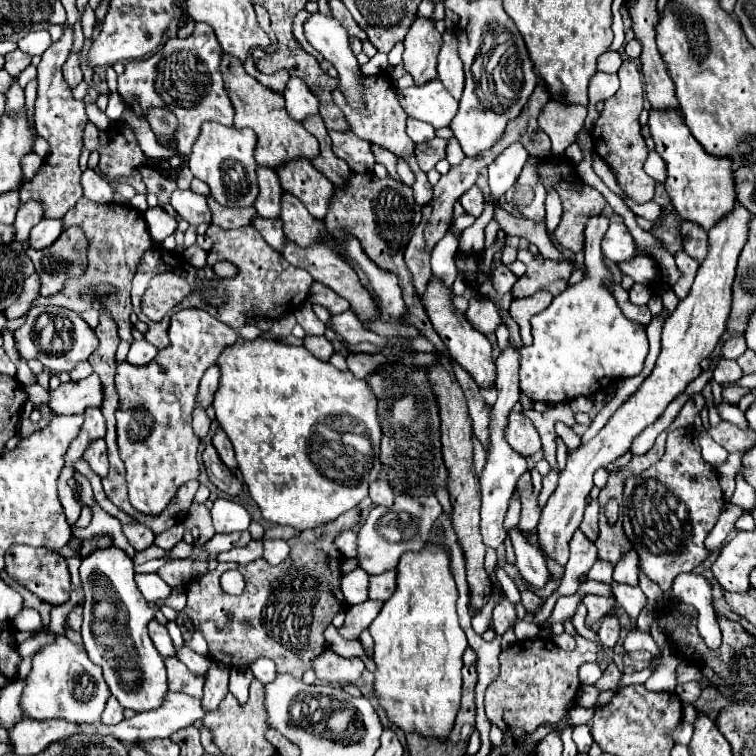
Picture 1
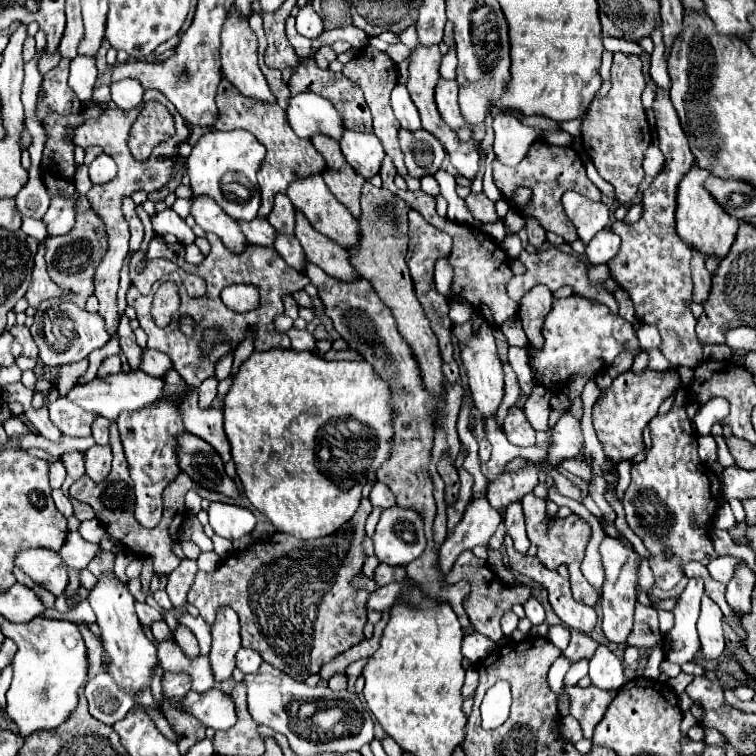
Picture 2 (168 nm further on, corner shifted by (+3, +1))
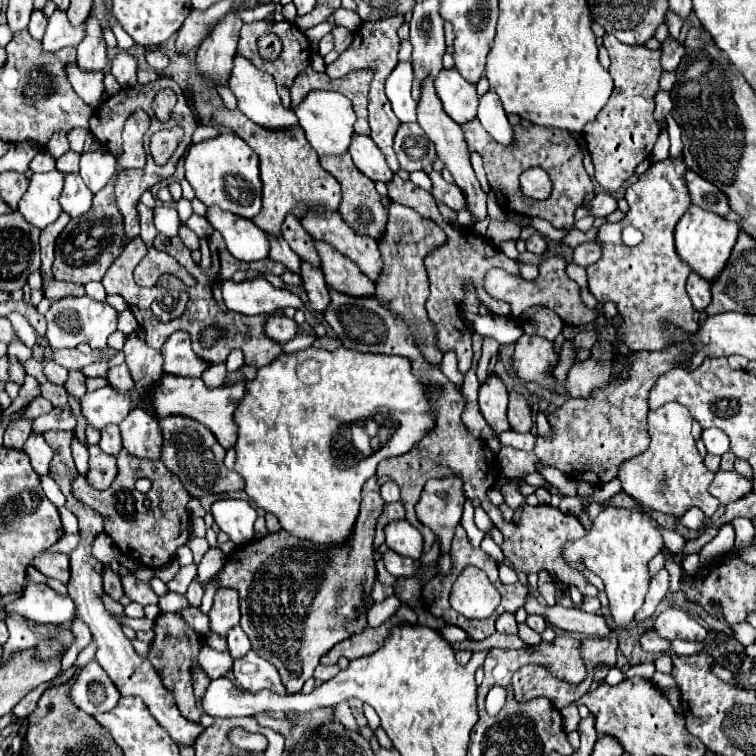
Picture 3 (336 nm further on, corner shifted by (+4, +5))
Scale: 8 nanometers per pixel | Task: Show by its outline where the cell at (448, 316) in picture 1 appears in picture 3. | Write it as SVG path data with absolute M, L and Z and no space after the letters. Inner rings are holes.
M494 374L488 376L486 382L480 386L478 404L480 404L482 416L486 418L488 426L496 434L510 430L510 424L508 424L508 418L506 418L508 392L506 392L506 386L502 384L502 380L498 376L494 376Z

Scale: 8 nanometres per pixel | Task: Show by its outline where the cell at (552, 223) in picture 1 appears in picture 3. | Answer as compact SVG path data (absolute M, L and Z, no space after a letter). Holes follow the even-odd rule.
M594 226L587 232L582 232L578 229L572 228L564 237L564 242L566 242L566 245L570 246L571 248L575 248L582 243L593 241L596 238L597 233L598 228Z

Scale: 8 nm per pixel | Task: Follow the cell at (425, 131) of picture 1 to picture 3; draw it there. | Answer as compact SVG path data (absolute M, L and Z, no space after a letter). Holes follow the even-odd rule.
M410 60L398 62L386 80L386 96L400 122L416 120L416 102L412 100L412 94L410 94L412 84L414 84L414 74L412 74Z

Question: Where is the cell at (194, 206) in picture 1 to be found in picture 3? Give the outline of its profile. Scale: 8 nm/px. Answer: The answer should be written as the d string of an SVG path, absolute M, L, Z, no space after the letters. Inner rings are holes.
M218 206L208 208L208 222L218 230L226 244L228 250L234 258L242 262L254 262L254 260L264 260L270 254L270 242L268 236L254 226L252 220L238 218L236 214L226 214L218 210Z

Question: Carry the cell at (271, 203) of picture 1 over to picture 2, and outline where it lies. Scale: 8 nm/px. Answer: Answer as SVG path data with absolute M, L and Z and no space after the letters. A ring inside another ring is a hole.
M277 194L275 196L275 204L271 214L267 216L269 224L281 232L281 234L293 234L293 226L295 226L295 208L291 204L291 200L285 194Z

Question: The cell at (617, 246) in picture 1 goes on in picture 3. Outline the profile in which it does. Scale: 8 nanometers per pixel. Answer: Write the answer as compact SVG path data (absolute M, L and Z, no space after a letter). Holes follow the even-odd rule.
M590 242L590 244L582 244L578 248L574 248L574 264L578 266L590 266L592 262L596 262L600 258L602 248L598 246L598 242Z

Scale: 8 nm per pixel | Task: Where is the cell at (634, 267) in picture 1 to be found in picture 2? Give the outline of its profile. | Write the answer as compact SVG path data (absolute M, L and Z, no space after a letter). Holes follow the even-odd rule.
M607 264L589 266L589 280L591 282L605 282L607 278L611 278L611 270L607 270Z

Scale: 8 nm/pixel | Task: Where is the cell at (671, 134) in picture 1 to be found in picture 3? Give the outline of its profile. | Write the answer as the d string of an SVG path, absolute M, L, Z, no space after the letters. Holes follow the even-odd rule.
M690 206L690 210L680 218L676 224L674 232L674 242L676 242L676 254L690 266L692 272L696 272L700 278L712 282L718 278L718 272L724 270L734 242L738 238L740 226L736 222L728 222L718 214L710 214L706 210L700 210L698 206Z

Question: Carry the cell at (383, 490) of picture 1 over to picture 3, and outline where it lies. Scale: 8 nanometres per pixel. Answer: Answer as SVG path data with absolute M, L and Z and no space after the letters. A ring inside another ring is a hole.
M390 480L390 482L386 482L386 484L382 486L380 494L382 494L384 502L398 502L398 500L400 500L400 486Z

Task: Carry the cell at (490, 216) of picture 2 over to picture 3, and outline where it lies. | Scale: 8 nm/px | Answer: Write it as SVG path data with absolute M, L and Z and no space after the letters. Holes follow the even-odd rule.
M430 172L428 176L432 180L432 196L436 198L436 202L442 202L456 212L466 208L466 198L456 184L448 184L440 172Z

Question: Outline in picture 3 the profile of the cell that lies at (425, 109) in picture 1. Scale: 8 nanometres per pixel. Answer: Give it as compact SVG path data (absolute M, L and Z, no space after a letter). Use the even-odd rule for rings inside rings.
M442 70L440 76L434 82L436 94L444 106L444 112L458 124L466 124L476 118L476 106L478 106L478 94L476 86L466 82L462 74L452 70Z

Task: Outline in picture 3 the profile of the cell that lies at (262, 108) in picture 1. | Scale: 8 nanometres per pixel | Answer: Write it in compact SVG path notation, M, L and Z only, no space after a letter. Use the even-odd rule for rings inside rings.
M218 108L214 112L214 120L218 124L224 124L232 128L240 138L248 142L248 146L258 154L260 158L260 178L264 184L262 212L254 218L254 224L272 236L282 236L282 222L288 214L294 214L296 218L304 218L312 208L326 208L324 212L338 212L342 194L338 180L326 172L320 166L318 154L314 154L314 148L310 142L306 142L304 130L290 128L290 130L266 130L254 122L250 122L240 110L228 110Z

